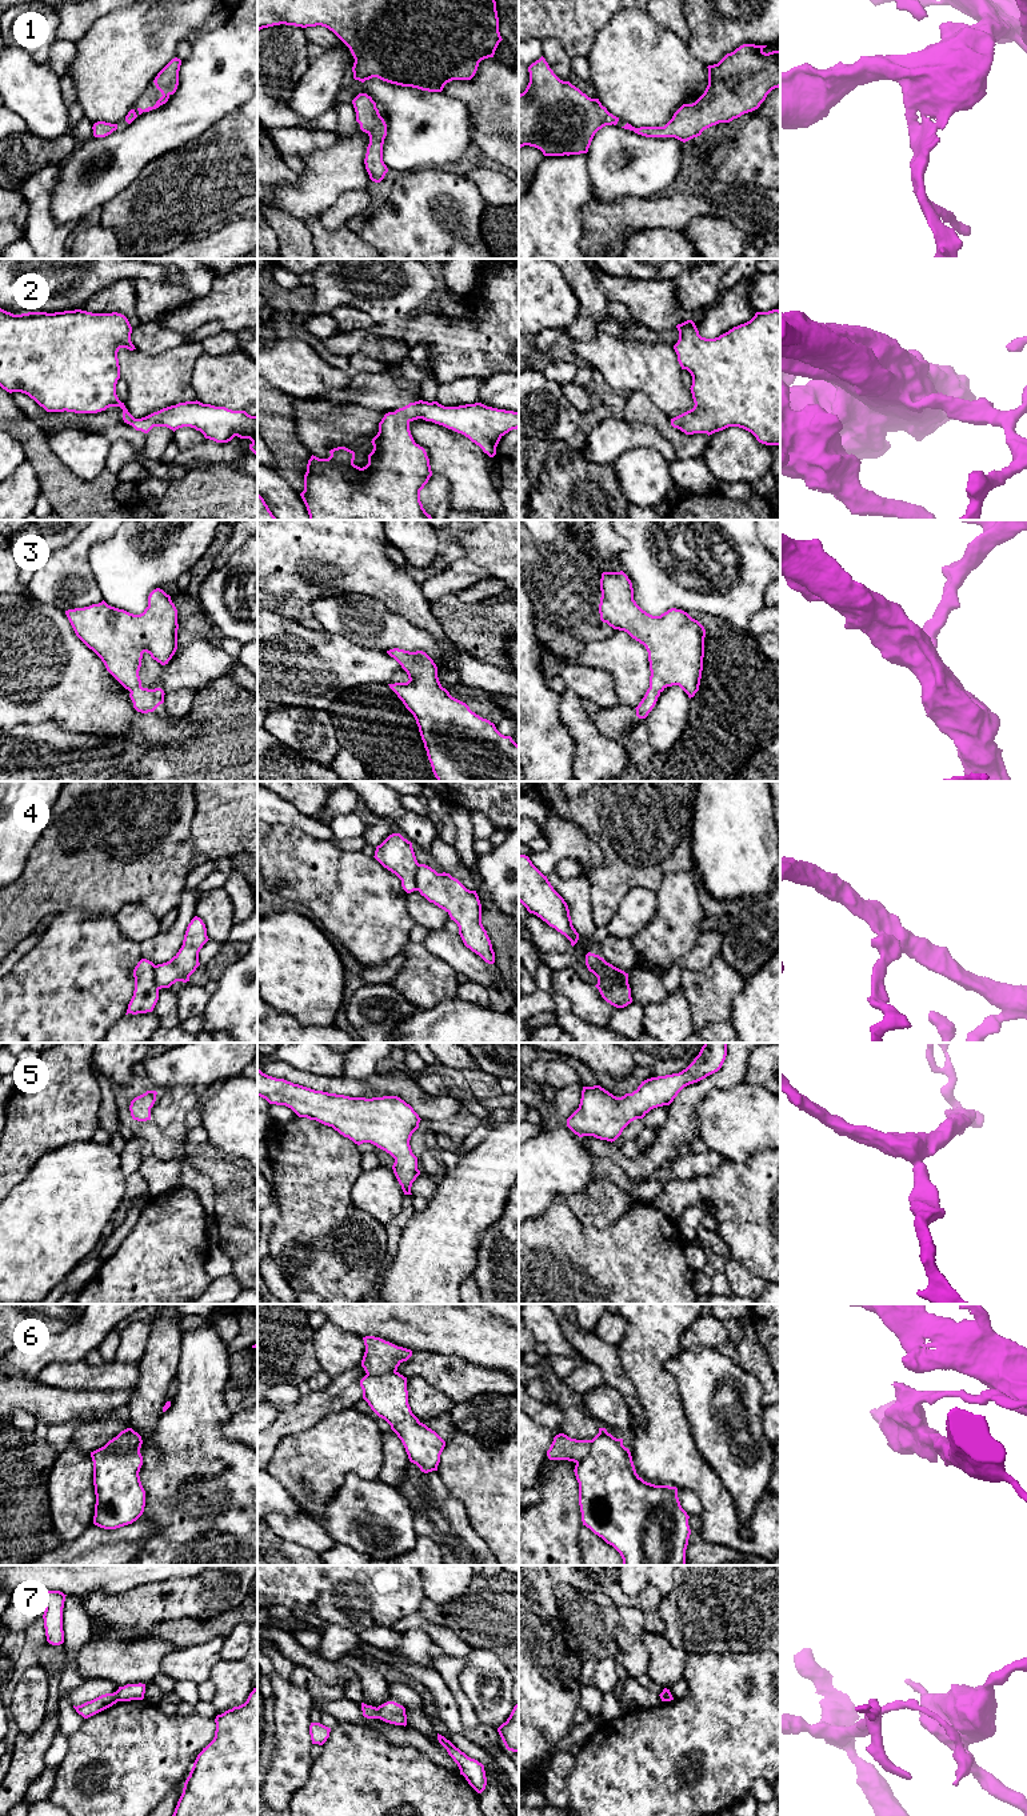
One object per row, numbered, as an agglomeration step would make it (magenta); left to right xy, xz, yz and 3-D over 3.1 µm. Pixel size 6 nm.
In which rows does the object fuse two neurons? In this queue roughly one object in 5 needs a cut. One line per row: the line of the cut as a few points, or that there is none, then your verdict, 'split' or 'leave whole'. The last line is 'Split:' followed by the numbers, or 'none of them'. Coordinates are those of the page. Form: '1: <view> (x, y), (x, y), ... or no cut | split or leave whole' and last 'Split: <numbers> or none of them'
1: no cut | leave whole
2: no cut | leave whole
3: no cut | leave whole
4: yz (594, 968), (602, 976), (619, 983), (624, 982) | split
5: no cut | leave whole
6: no cut | leave whole
7: xz (376, 1708), (379, 1718) | split
Split: 4, 7

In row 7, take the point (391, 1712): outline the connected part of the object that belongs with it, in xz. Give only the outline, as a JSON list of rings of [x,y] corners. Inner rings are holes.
[[[387,1701],[377,1707],[379,1719],[395,1724],[395,1725],[407,1725],[405,1708],[395,1701]]]

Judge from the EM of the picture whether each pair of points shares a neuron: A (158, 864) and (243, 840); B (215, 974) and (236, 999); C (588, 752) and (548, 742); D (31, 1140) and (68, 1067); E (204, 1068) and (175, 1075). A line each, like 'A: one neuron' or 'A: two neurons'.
A: two neurons
B: two neurons
C: two neurons
D: one neuron
E: one neuron

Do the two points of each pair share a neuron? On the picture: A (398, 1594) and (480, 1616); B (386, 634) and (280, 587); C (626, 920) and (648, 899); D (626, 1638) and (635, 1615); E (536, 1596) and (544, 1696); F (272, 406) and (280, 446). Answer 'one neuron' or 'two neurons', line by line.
A: two neurons
B: two neurons
C: one neuron
D: one neuron
E: one neuron
F: one neuron

